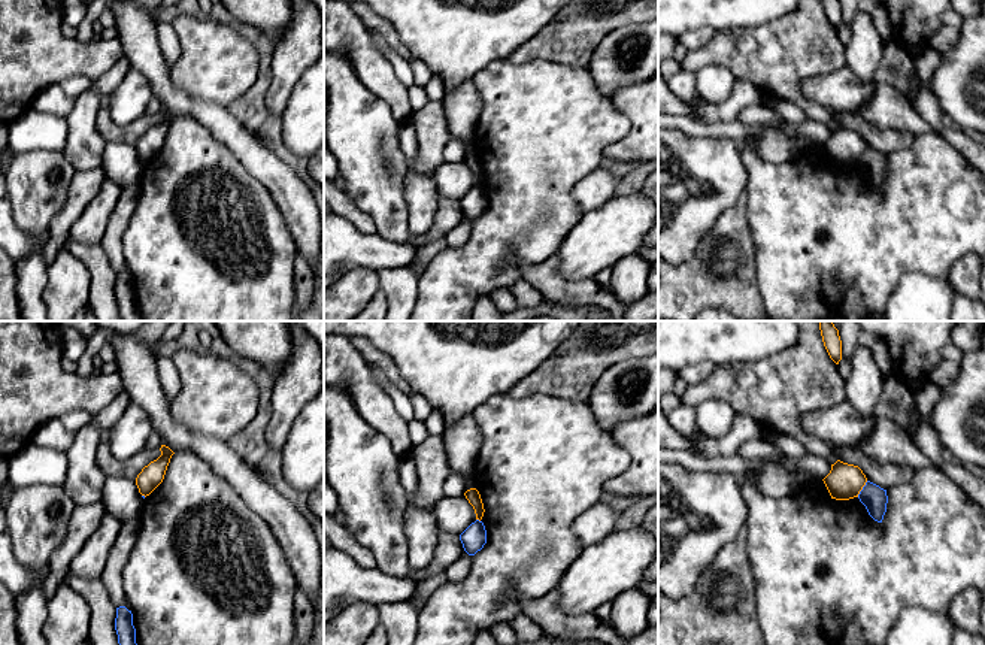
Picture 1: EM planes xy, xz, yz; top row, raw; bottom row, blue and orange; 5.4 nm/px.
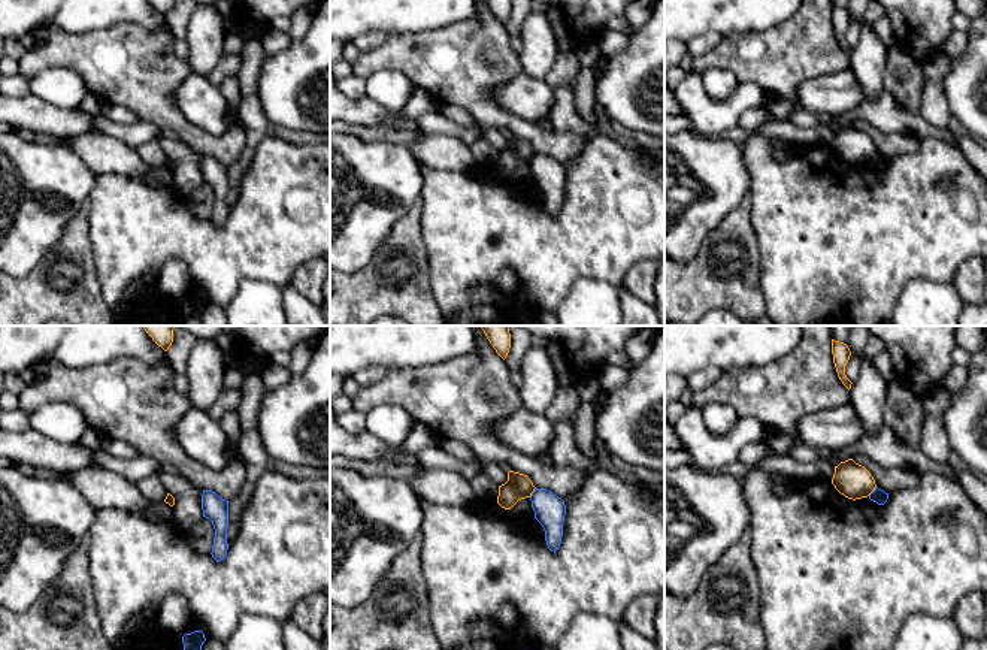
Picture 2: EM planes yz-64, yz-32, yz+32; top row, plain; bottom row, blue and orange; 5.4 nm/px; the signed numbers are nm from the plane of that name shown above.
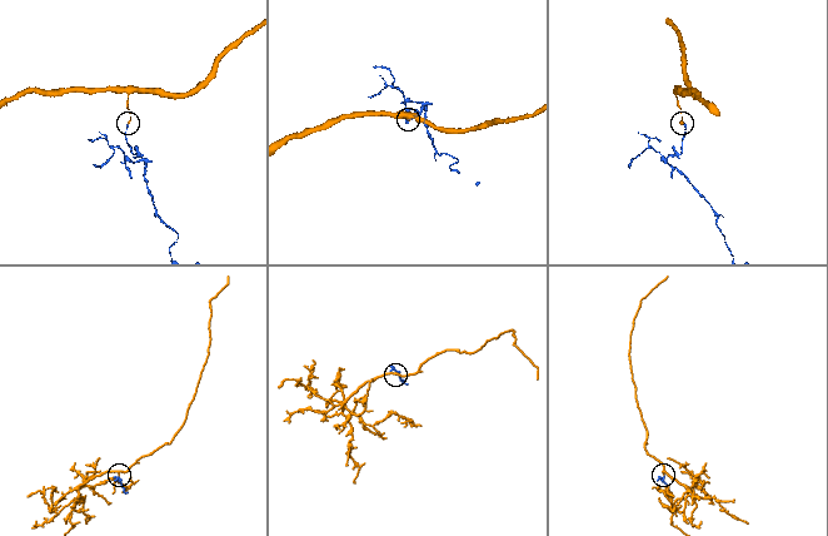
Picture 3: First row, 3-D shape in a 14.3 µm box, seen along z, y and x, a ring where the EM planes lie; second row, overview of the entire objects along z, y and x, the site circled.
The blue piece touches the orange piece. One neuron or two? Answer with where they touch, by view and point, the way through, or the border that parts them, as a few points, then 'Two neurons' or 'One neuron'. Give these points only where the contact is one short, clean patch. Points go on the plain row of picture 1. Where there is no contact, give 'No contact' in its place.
Touches blue at yz (863, 154). Boundary: yz (867, 147), (857, 161). Two neurons

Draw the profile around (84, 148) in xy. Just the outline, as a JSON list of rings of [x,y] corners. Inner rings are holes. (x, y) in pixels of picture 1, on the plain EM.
[[[91,81],[90,87],[76,97],[67,115],[67,140],[63,154],[76,172],[101,167],[106,140],[97,128],[97,115],[103,96]]]

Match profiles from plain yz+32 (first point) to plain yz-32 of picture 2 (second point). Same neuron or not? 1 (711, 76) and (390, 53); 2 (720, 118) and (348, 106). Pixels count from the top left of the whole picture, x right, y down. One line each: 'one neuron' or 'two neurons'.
1: two neurons
2: two neurons

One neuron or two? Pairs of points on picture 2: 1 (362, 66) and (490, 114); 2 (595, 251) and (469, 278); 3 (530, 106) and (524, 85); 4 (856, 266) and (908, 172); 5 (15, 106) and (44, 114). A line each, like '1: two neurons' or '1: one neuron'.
1: one neuron
2: one neuron
3: one neuron
4: one neuron
5: one neuron

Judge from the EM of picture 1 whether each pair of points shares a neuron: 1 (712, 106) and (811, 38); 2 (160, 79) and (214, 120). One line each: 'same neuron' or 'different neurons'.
1: different neurons
2: same neuron

